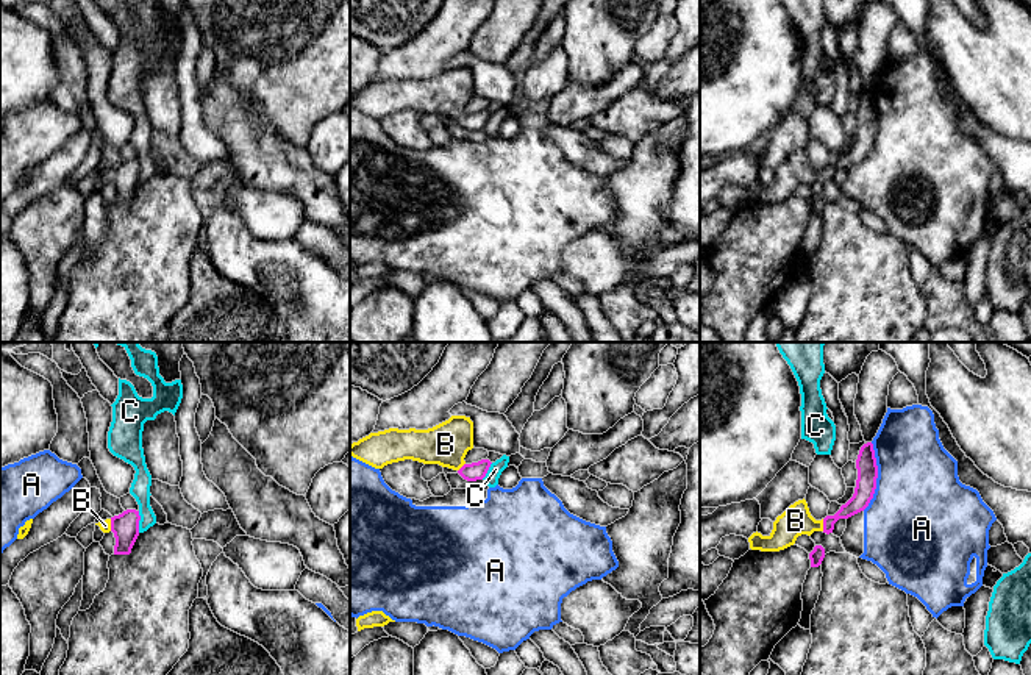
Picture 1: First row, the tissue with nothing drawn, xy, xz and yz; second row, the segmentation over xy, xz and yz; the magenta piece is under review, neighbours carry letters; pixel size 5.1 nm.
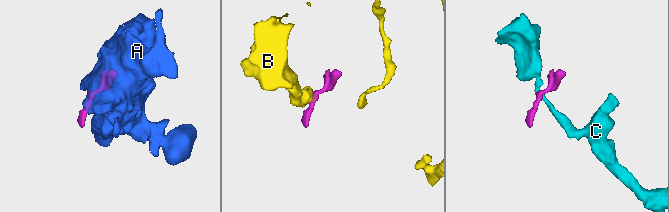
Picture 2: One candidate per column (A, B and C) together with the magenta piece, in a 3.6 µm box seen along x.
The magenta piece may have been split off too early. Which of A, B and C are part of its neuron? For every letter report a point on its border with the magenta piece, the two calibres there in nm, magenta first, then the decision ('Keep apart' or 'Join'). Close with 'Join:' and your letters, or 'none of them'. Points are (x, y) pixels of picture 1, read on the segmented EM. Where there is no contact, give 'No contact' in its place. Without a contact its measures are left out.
A: Touches magenta at yz (877, 477). Thickness 110 nm (magenta) against 460 nm. Keep apart
B: Touches magenta at yz (824, 525). Thickness 90 nm (magenta) against 160 nm. Join
C: Touches magenta at xy (138, 522). Thickness 140 nm (magenta) against 100 nm. Keep apart
Join: B

